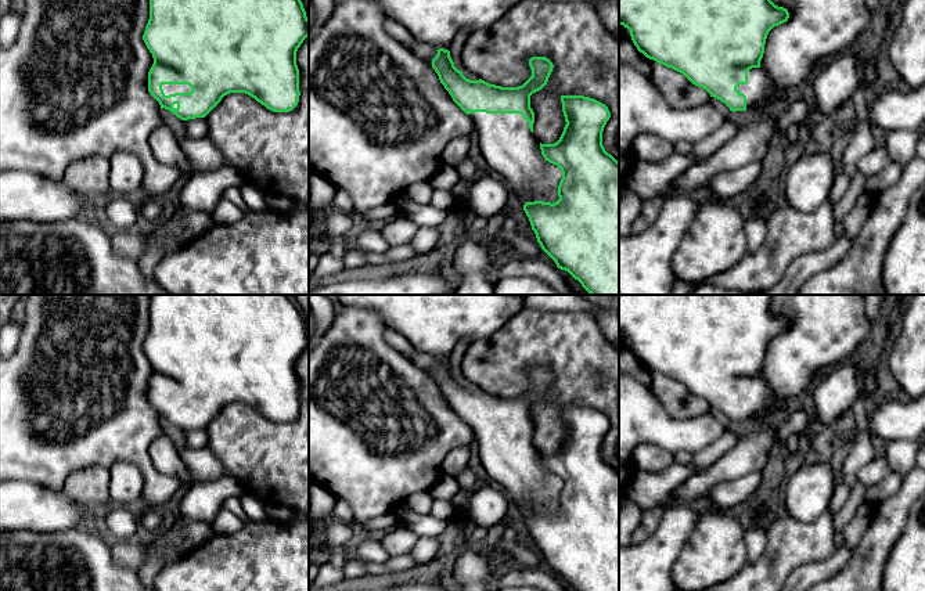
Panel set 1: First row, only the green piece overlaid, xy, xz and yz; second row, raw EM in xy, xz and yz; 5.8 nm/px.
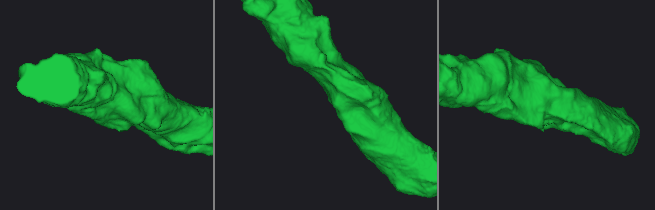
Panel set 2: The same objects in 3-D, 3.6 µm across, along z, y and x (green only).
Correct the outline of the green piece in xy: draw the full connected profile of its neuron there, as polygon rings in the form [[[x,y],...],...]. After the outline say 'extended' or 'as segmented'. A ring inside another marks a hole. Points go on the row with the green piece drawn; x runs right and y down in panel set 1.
[[[150,0],[143,40],[152,54],[148,91],[181,120],[205,118],[224,96],[245,93],[273,112],[289,112],[299,102],[296,51],[309,36],[300,0]]] | extended

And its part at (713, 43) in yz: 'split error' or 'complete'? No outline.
split error

